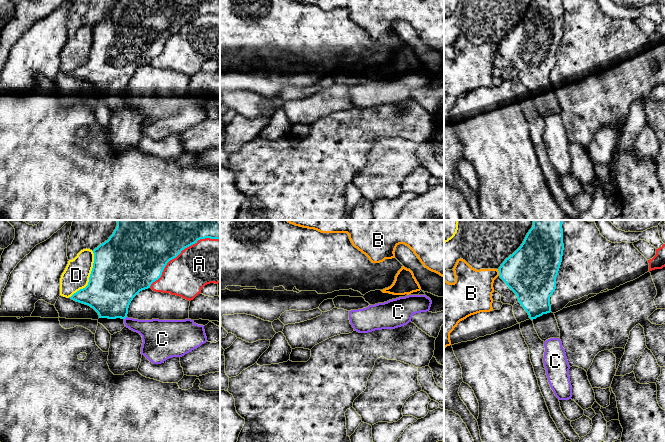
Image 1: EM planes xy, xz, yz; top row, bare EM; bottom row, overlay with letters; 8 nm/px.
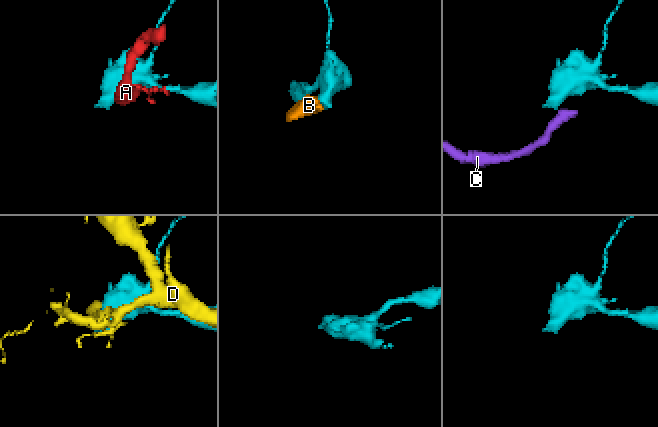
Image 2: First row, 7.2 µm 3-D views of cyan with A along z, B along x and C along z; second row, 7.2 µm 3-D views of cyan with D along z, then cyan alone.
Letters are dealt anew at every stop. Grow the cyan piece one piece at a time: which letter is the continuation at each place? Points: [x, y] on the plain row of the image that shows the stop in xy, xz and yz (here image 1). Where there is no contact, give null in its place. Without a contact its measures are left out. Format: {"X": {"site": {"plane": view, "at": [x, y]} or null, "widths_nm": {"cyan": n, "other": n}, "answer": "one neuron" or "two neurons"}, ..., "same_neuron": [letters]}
{"A": {"site": {"plane": "xy", "at": [180, 28]}, "widths_nm": {"cyan": 380, "other": 360}, "answer": "two neurons"}, "B": {"site": {"plane": "yz", "at": [499, 48]}, "widths_nm": {"cyan": 420, "other": 320}, "answer": "two neurons"}, "C": {"site": {"plane": "xy", "at": [125, 93]}, "widths_nm": {"cyan": 380, "other": 190}, "answer": "two neurons"}, "D": {"site": {"plane": "xy", "at": [90, 52]}, "widths_nm": {"cyan": 460, "other": 220}, "answer": "two neurons"}, "same_neuron": []}

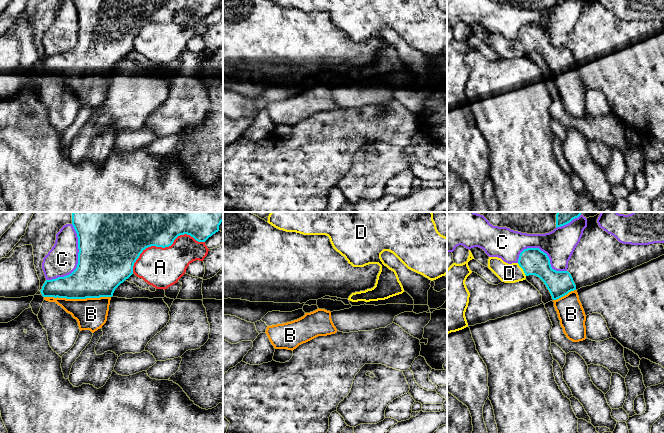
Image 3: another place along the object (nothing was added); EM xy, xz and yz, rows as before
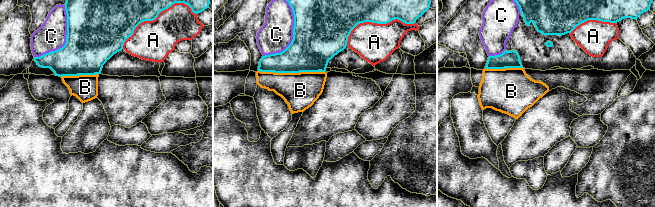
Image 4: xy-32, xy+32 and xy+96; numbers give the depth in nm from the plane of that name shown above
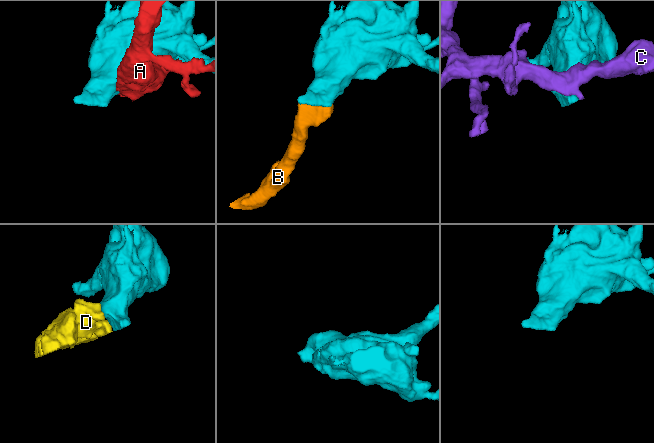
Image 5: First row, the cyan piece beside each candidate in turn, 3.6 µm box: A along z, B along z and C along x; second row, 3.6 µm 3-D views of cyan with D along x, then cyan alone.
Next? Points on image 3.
{"A": {"site": {"plane": "xy", "at": [163, 23]}, "widths_nm": {"cyan": 240, "other": 320}, "answer": "two neurons"}, "B": {"site": {"plane": "xy", "at": [77, 74]}, "widths_nm": {"cyan": 360, "other": 260}, "answer": "one neuron"}, "C": {"site": {"plane": "xy", "at": [78, 37]}, "widths_nm": {"cyan": 460, "other": 240}, "answer": "two neurons"}, "D": {"site": {"plane": "yz", "at": [522, 44]}, "widths_nm": {"cyan": 220, "other": 160}, "answer": "two neurons"}, "same_neuron": ["B"]}

